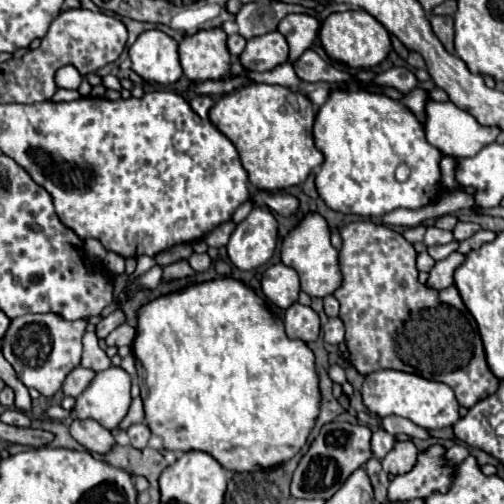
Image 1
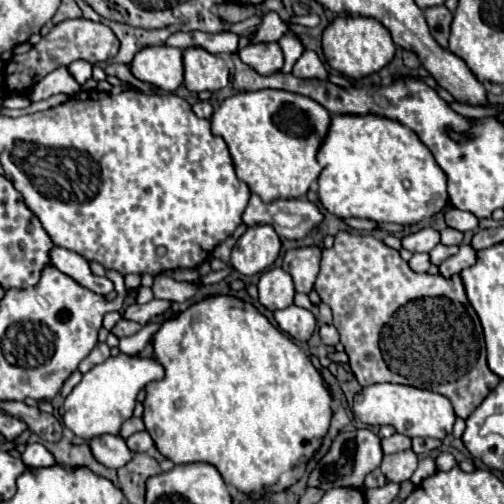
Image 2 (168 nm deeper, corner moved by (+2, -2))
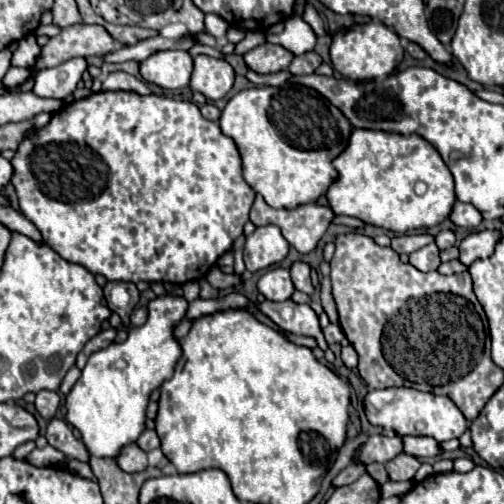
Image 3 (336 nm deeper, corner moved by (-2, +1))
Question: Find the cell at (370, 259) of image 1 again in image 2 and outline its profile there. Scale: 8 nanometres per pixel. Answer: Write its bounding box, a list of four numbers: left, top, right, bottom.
[316,231,500,419]

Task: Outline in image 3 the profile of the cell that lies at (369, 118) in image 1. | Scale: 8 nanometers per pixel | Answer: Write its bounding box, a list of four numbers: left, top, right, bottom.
[326,128,456,232]

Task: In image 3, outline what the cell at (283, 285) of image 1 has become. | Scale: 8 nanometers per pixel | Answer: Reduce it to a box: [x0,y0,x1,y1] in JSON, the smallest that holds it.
[258,268,294,300]

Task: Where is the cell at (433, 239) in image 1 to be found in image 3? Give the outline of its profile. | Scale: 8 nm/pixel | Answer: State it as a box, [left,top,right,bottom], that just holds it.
[390,234,434,254]

